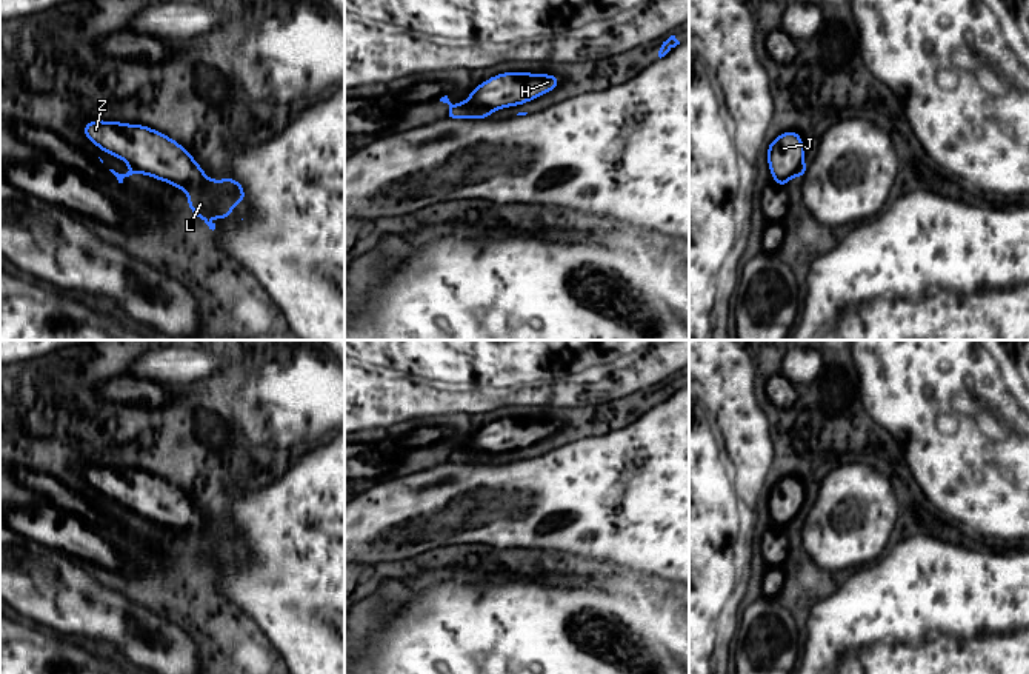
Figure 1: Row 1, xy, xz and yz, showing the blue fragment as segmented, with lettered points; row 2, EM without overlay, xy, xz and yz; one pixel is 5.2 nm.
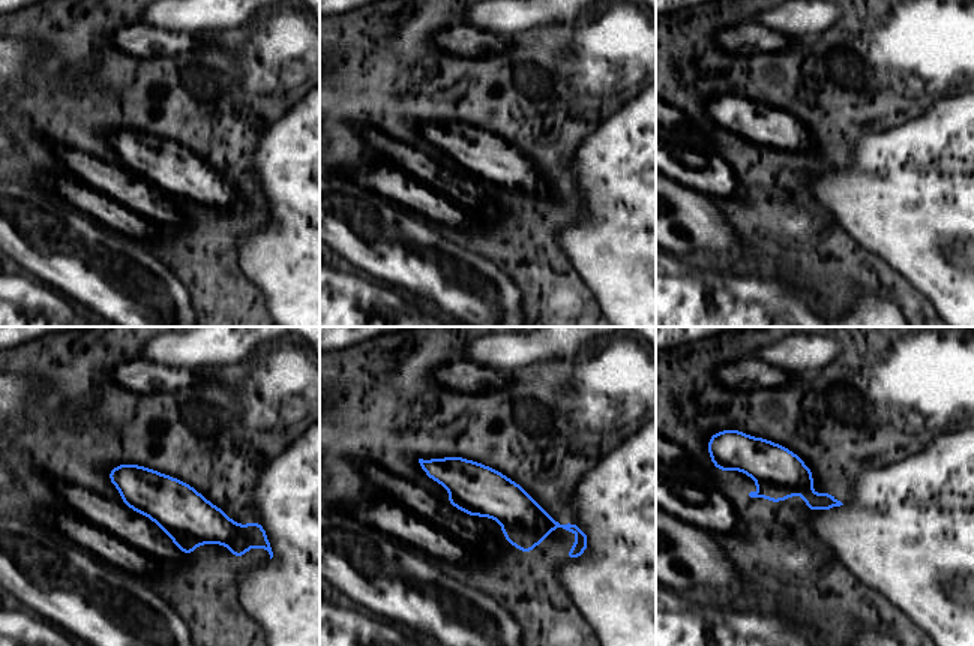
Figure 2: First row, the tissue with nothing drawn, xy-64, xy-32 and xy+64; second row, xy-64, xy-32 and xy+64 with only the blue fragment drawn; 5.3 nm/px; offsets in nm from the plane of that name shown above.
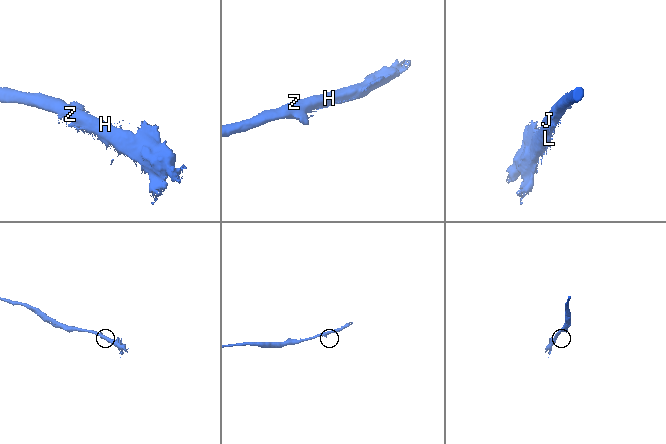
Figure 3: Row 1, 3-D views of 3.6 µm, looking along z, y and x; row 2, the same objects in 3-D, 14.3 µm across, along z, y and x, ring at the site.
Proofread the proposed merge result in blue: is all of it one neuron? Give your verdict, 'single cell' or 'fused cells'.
single cell

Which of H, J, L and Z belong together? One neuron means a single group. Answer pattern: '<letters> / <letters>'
H J L Z

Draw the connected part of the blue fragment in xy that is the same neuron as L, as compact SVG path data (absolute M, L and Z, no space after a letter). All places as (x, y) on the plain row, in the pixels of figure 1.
M94 465L83 469L83 479L102 495L131 509L126 519L109 514L118 528L123 528L125 522L145 517L174 532L186 534L189 554L212 576L215 568L209 565L211 557L225 565L231 562L237 546L248 546L238 525L229 522L211 526L189 495L152 472Z

